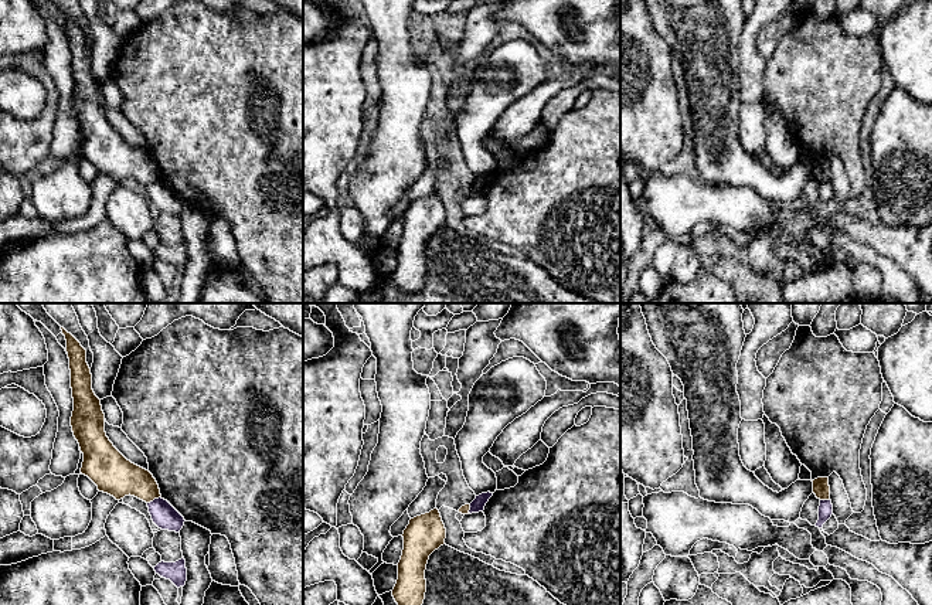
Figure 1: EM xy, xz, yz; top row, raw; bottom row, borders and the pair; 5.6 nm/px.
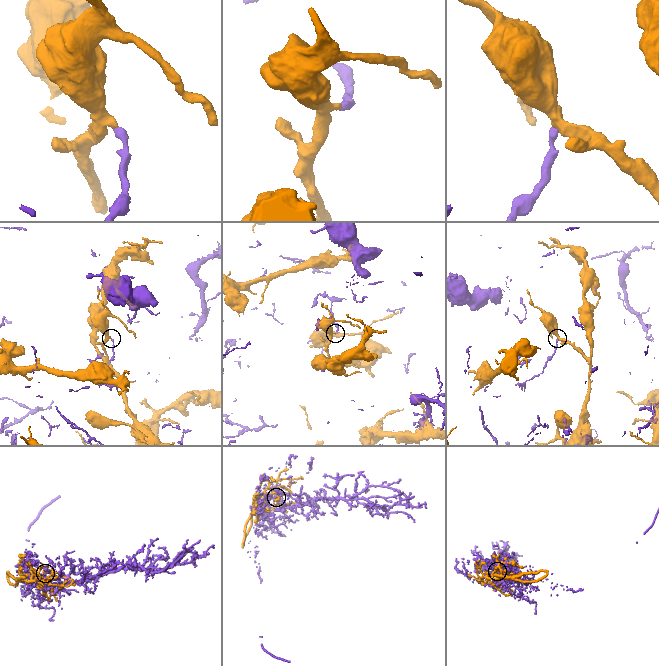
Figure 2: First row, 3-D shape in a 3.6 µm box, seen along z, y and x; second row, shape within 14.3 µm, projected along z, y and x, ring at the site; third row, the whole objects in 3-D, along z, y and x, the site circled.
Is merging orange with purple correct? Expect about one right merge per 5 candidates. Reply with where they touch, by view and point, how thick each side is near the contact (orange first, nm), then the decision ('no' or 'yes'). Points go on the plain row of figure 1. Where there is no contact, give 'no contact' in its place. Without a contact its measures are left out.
xy (153, 182) | 220/150 nm | no

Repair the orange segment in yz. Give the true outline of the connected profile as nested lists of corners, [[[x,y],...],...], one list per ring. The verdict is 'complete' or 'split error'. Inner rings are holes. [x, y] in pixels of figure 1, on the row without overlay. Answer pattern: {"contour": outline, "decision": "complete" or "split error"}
{"contour": [[[817,160],[813,164],[813,176],[820,183],[830,183],[829,160]]], "decision": "complete"}

